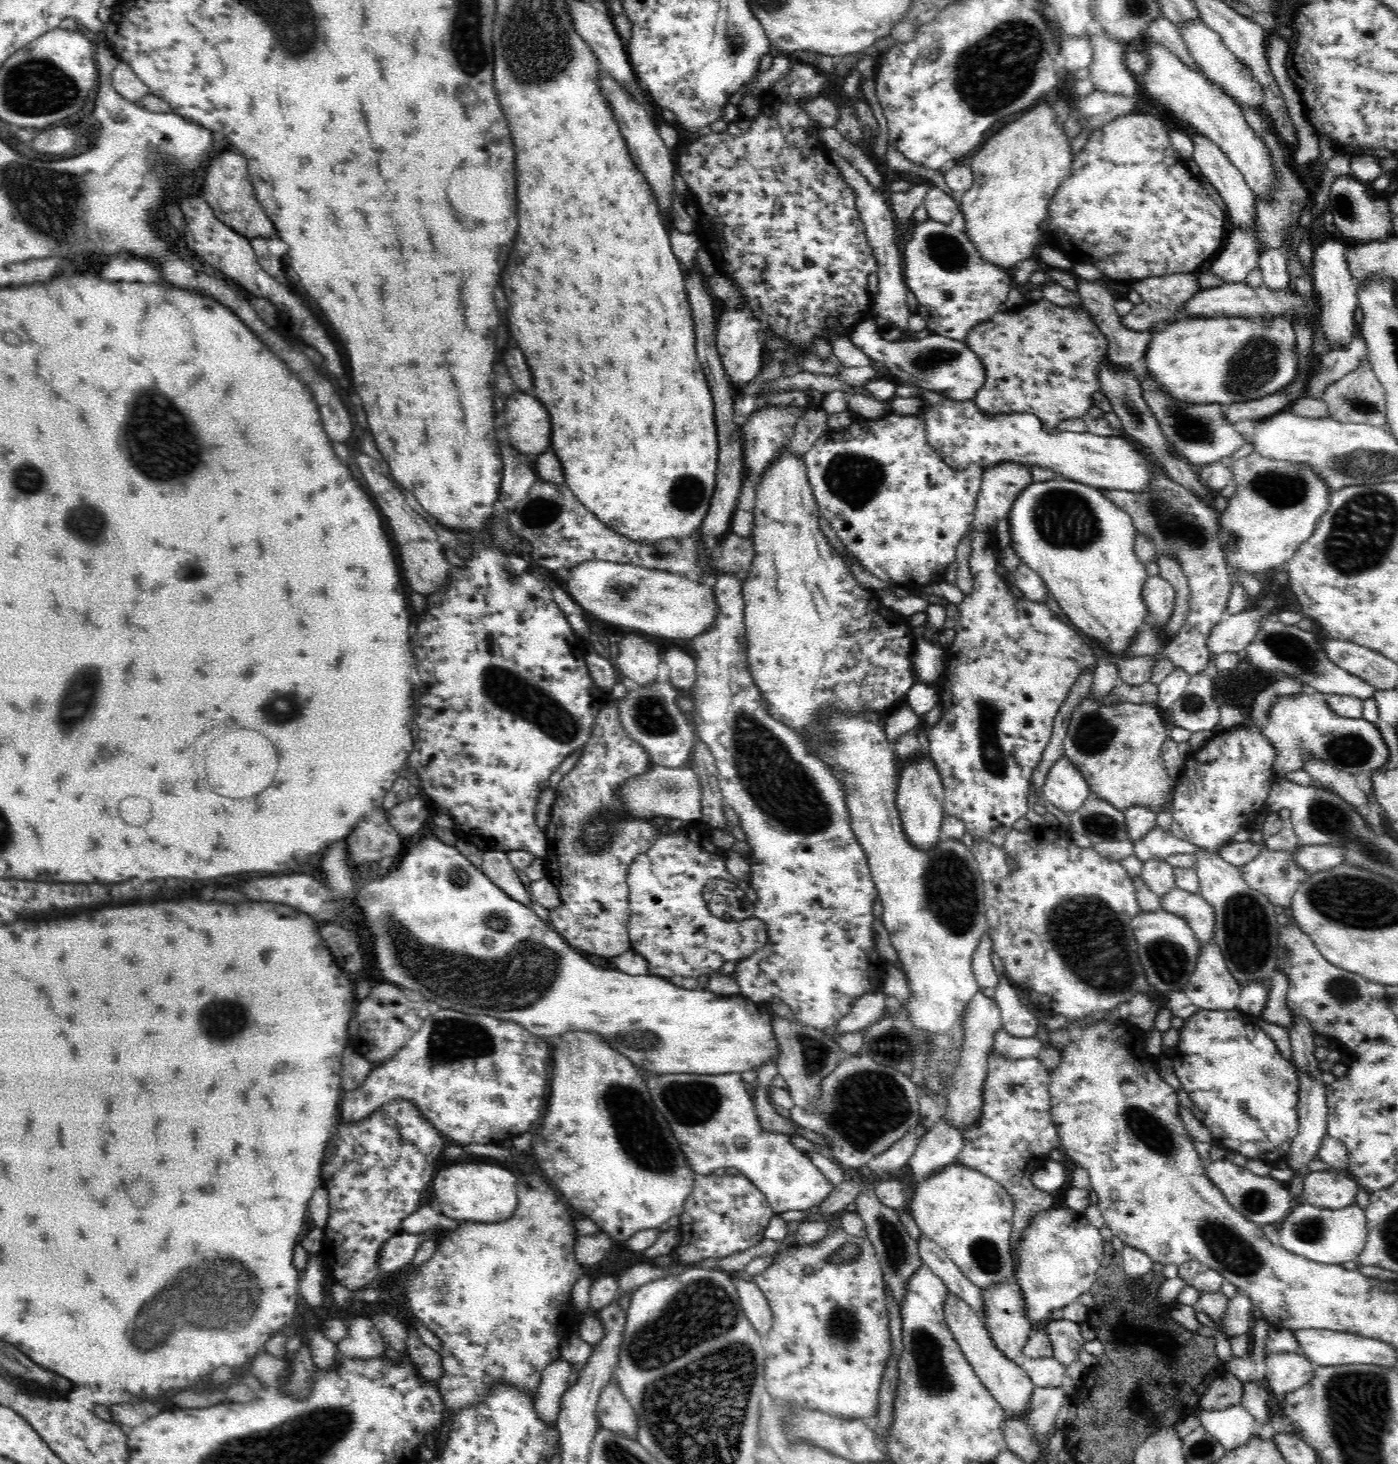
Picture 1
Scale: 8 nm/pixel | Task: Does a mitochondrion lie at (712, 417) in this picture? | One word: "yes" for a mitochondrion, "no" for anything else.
no

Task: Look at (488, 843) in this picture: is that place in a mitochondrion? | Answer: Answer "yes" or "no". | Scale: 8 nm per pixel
no

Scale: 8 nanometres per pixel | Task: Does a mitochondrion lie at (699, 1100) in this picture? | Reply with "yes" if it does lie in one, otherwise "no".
yes

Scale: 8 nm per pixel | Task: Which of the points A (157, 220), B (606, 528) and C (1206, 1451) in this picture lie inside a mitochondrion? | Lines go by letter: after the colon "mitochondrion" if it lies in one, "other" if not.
A: other
B: other
C: mitochondrion

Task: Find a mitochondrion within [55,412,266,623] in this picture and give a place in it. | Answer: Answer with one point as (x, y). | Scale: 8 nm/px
(86, 521)

